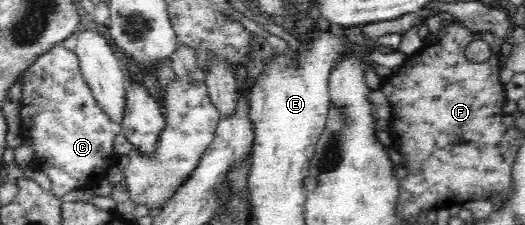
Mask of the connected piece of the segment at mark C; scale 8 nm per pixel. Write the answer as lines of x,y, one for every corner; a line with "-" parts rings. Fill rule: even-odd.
54,45
25,71
21,81
22,130
34,154
30,167
48,176
56,196
97,184
107,169
117,164
114,140
122,132
122,125
99,105
81,74
75,52

